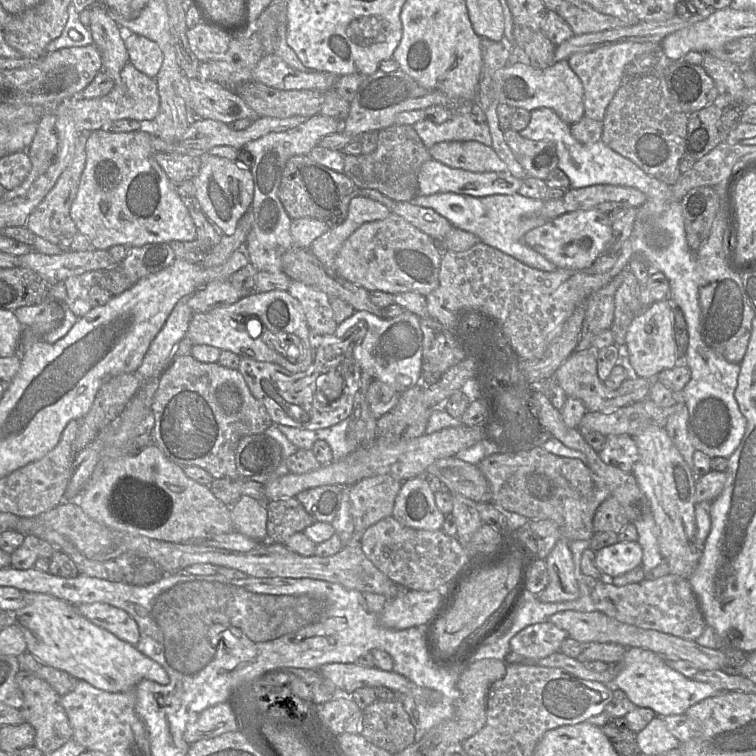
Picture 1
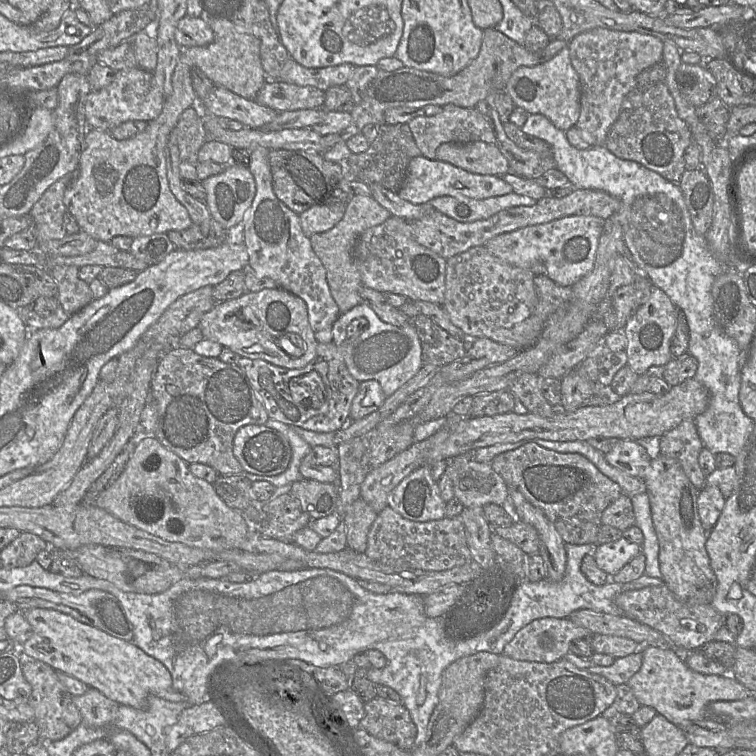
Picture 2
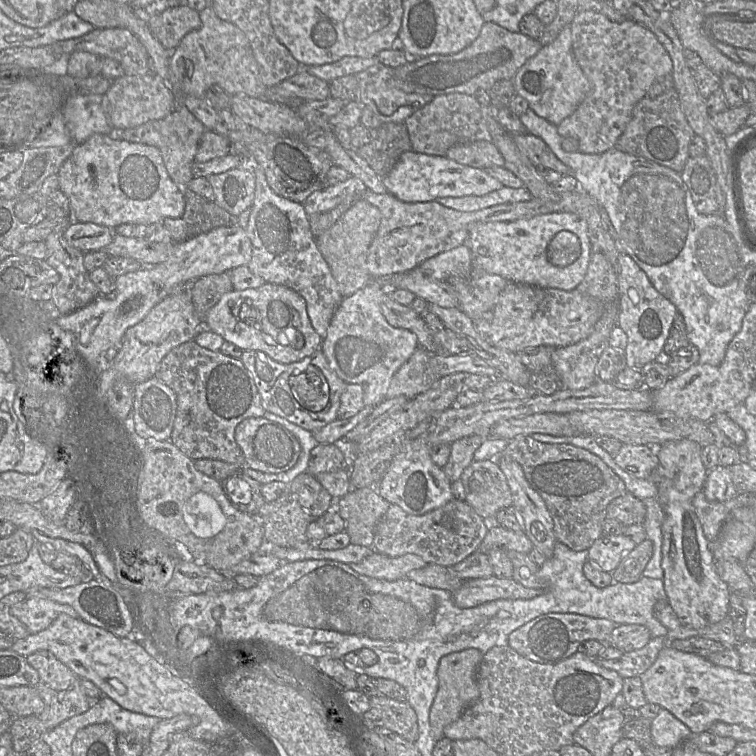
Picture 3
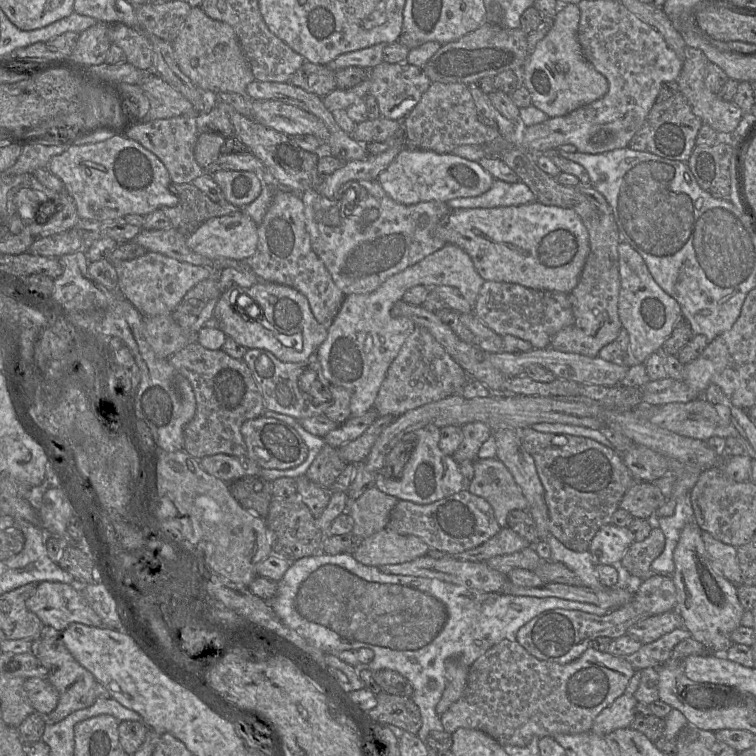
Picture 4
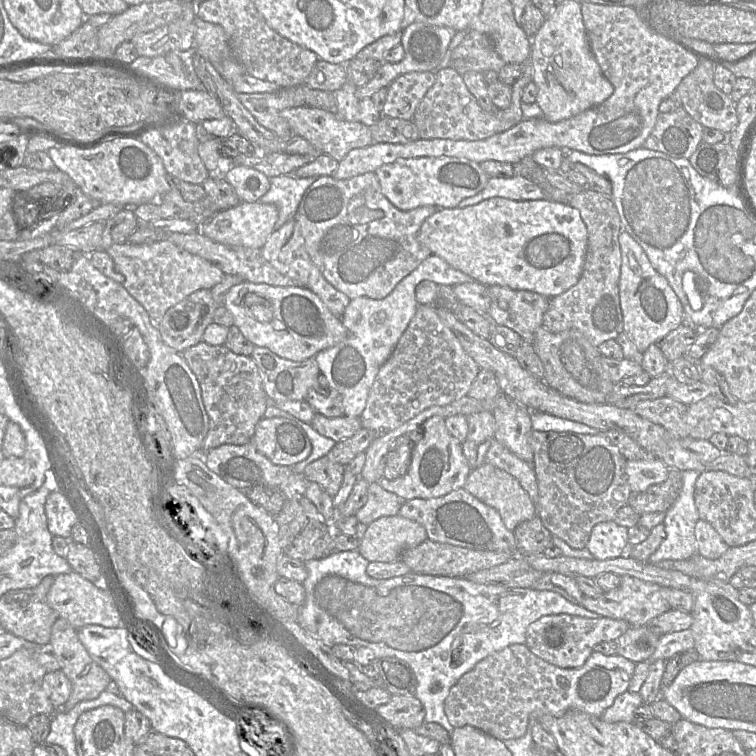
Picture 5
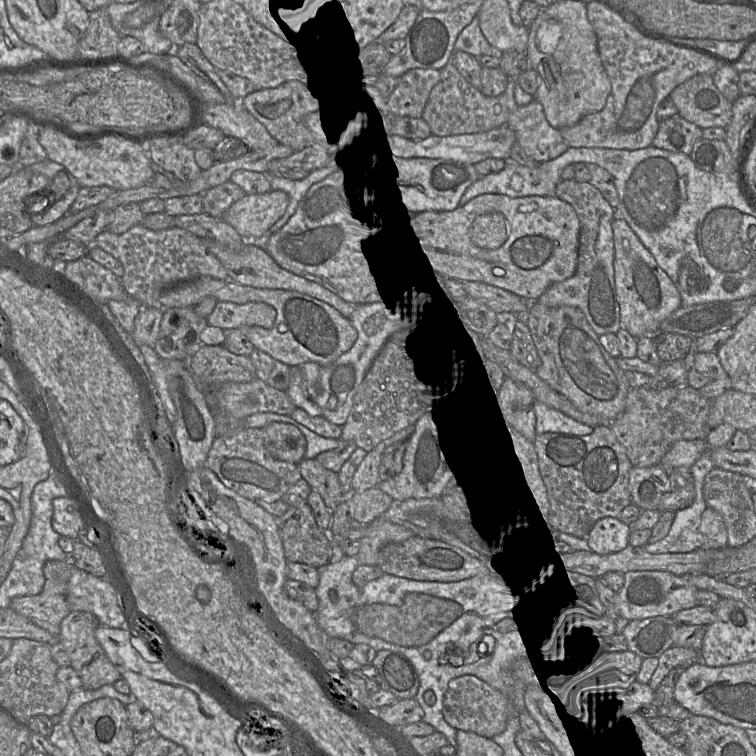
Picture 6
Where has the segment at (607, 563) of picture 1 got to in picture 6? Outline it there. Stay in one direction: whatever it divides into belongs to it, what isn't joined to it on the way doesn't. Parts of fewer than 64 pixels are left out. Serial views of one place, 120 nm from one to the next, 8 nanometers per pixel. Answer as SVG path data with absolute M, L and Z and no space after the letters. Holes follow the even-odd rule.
M604 517L590 528L585 540L587 551L607 555L619 552L628 546L629 525L618 518Z

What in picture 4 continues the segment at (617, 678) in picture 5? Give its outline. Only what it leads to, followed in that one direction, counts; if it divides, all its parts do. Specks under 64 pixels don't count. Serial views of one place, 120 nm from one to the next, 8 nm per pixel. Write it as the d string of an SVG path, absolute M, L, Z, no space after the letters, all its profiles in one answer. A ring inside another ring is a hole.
M502 640L470 666L462 696L442 714L441 723L449 734L458 728L483 731L503 747L525 747L534 737L581 734L590 731L597 715L624 694L635 672L624 657L592 647L572 662L557 664L535 658L516 641Z

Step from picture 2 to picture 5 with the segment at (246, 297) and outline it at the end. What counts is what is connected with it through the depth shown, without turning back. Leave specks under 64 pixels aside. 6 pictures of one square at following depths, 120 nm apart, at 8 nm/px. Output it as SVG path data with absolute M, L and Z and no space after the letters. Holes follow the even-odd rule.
M244 281L229 289L223 305L232 314L234 326L238 327L248 341L295 362L313 358L318 352L343 341L348 334L341 319L334 316L315 293L303 287L271 286ZM249 293L261 296L270 303L273 310L270 322L259 322L252 316L244 304L244 297Z

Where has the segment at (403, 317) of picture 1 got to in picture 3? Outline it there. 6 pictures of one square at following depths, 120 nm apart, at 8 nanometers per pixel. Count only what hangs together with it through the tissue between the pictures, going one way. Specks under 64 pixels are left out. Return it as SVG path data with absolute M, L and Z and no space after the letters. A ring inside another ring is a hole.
M371 280L364 288L353 295L343 298L334 314L328 333L322 341L320 349L328 360L331 369L347 384L360 384L364 388L364 404L367 407L376 407L385 400L387 390L394 374L407 362L419 347L417 336L402 328L391 326L381 311L381 301L385 293L389 293L389 284L386 280Z

